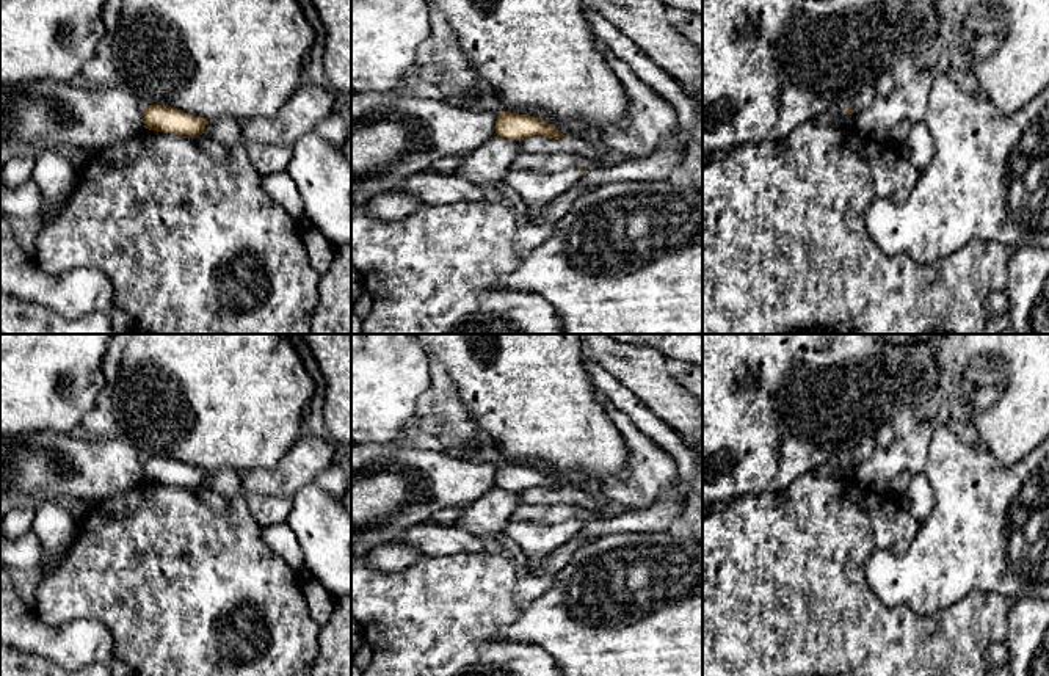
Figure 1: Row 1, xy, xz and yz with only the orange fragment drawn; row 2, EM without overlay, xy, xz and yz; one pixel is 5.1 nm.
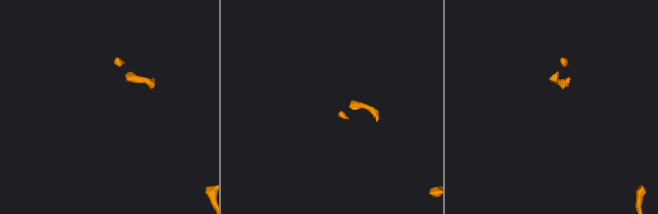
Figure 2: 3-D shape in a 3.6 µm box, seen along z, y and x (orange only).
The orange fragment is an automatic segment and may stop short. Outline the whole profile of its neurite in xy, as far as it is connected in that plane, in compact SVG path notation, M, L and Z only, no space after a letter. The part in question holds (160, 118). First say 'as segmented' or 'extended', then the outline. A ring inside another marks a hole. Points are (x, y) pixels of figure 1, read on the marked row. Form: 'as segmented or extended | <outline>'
as segmented | M147 105L143 113L144 129L172 135L202 135L209 122L201 116L183 113L169 105Z

